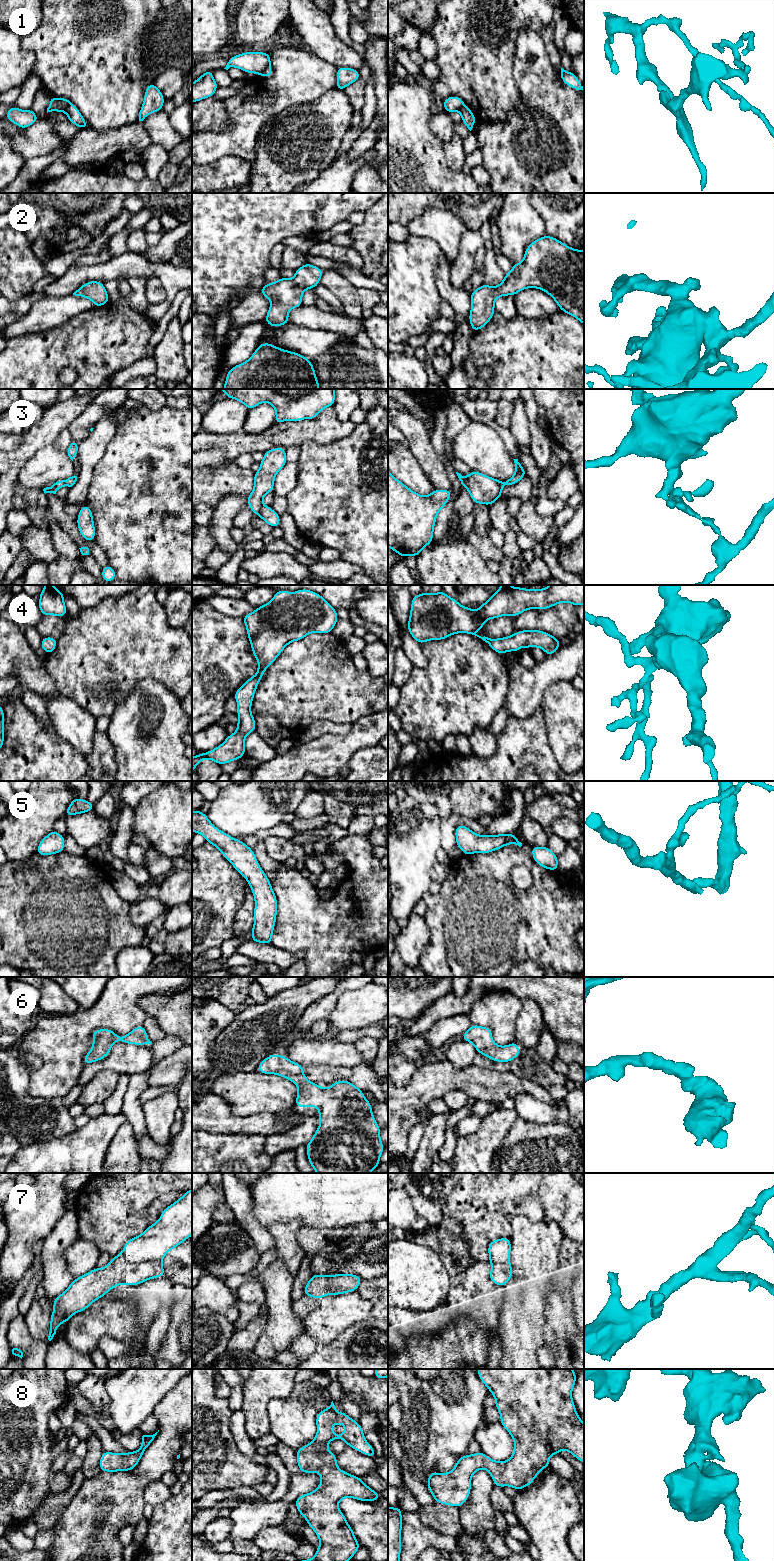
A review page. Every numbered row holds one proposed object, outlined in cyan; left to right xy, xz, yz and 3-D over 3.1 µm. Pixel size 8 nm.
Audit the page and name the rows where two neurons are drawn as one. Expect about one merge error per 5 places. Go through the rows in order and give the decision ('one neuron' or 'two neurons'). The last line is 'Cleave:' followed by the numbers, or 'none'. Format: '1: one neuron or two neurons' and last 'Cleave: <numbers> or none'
1: two neurons
2: one neuron
3: two neurons
4: one neuron
5: one neuron
6: one neuron
7: one neuron
8: one neuron
Cleave: 1, 3

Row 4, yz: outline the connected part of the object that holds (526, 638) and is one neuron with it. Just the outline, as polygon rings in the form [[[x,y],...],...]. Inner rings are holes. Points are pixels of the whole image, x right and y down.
[[[501,585],[496,593],[493,593],[486,603],[480,604],[477,611],[462,606],[456,599],[450,598],[444,591],[436,594],[423,592],[412,597],[411,611],[407,629],[411,636],[422,645],[430,640],[443,640],[456,633],[468,633],[485,641],[495,652],[503,655],[505,652],[517,652],[521,647],[539,647],[546,655],[554,654],[560,645],[560,639],[540,630],[522,630],[509,637],[491,639],[476,634],[482,629],[488,619],[501,616],[518,616],[528,609],[544,610],[559,603],[568,602],[575,606],[584,605],[584,585],[549,585],[544,589],[525,589]]]

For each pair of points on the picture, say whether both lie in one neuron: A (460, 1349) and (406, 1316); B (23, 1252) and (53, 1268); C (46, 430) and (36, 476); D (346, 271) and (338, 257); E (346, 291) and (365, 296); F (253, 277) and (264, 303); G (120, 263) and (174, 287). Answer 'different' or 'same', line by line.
A: different
B: different
C: different
D: different
E: different
F: different
G: same

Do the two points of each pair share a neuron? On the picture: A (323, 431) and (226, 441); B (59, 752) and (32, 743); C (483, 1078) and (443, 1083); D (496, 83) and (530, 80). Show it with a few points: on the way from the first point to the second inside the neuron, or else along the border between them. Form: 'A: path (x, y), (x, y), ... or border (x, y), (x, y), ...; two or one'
A: path (299, 431), (277, 435), (264, 441), (250, 441); one
B: path (52, 752), (44, 752), (39, 748); one
C: path (473, 1079), (453, 1079); one
D: border (514, 57), (513, 79), (520, 97), (518, 104); two

